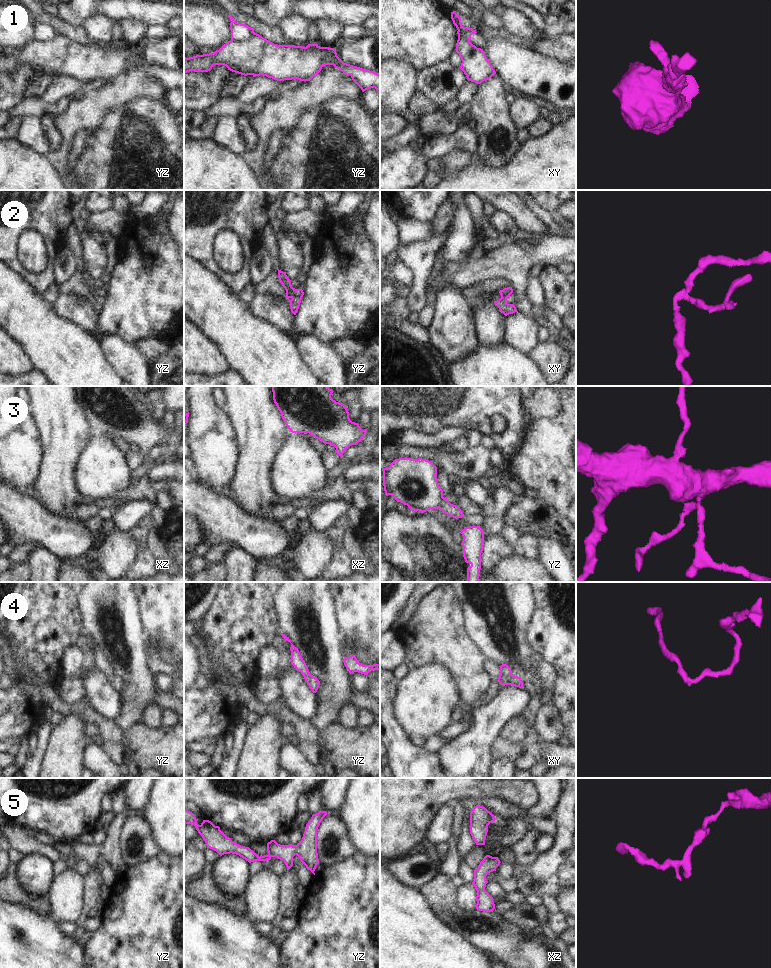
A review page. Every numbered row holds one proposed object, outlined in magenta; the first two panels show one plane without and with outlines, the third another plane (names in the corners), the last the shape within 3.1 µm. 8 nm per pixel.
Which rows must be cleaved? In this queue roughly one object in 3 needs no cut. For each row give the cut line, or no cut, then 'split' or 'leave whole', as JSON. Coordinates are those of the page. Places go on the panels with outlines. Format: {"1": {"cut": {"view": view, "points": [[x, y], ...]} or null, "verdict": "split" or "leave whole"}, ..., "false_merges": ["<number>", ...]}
{"1": {"cut": {"view": "yz", "points": [[254, 32], [246, 41], [231, 41]]}, "verdict": "split"}, "2": {"cut": null, "verdict": "leave whole"}, "3": {"cut": null, "verdict": "leave whole"}, "4": {"cut": {"view": "xy", "points": [[512, 675], [506, 684]]}, "verdict": "split"}, "5": {"cut": null, "verdict": "leave whole"}, "false_merges": ["1", "4"]}

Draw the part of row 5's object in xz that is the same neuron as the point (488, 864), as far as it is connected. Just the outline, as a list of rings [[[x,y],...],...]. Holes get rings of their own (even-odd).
[[[486,855],[480,862],[478,868],[474,870],[474,879],[472,884],[477,891],[476,909],[479,911],[493,912],[495,909],[493,897],[485,890],[486,884],[488,883],[486,876],[488,873],[496,871],[496,868],[500,863],[498,857]]]

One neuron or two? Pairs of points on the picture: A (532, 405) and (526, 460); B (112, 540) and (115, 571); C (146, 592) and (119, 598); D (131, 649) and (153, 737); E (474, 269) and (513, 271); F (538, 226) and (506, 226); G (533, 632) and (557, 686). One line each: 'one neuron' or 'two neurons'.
A: two neurons
B: one neuron
C: two neurons
D: two neurons
E: one neuron
F: two neurons
G: one neuron

